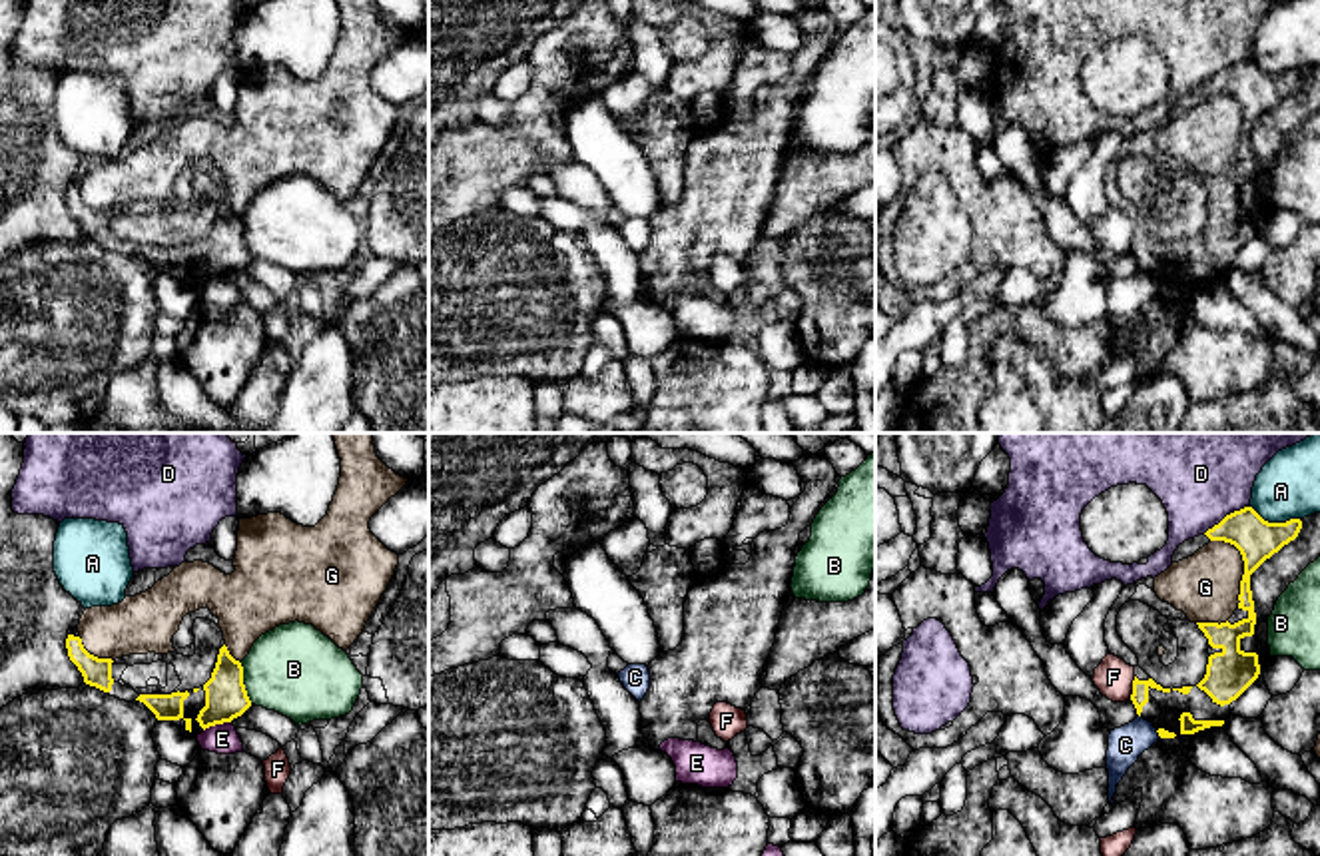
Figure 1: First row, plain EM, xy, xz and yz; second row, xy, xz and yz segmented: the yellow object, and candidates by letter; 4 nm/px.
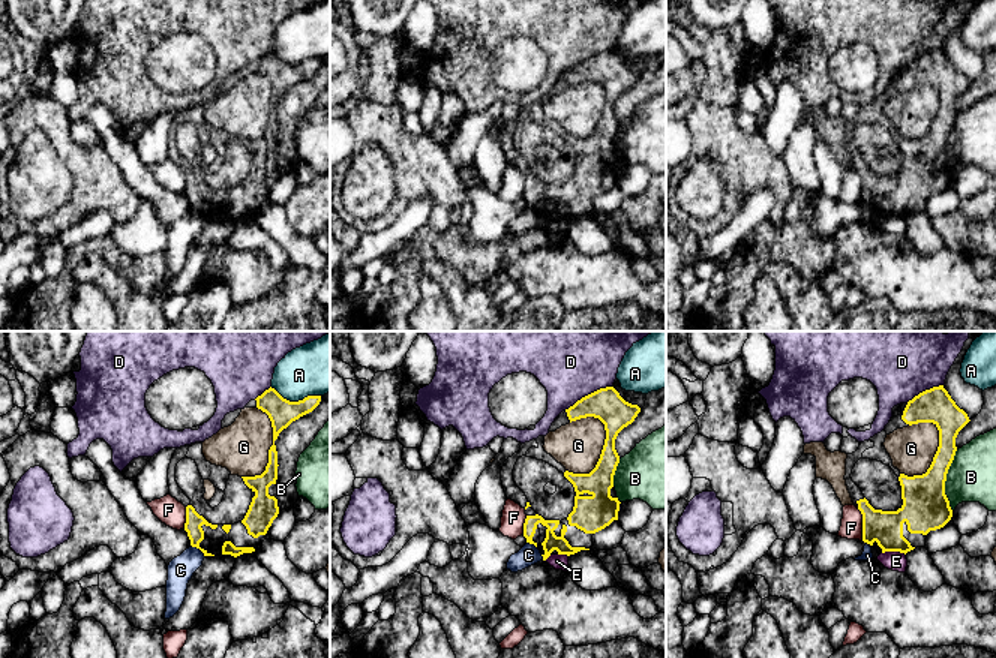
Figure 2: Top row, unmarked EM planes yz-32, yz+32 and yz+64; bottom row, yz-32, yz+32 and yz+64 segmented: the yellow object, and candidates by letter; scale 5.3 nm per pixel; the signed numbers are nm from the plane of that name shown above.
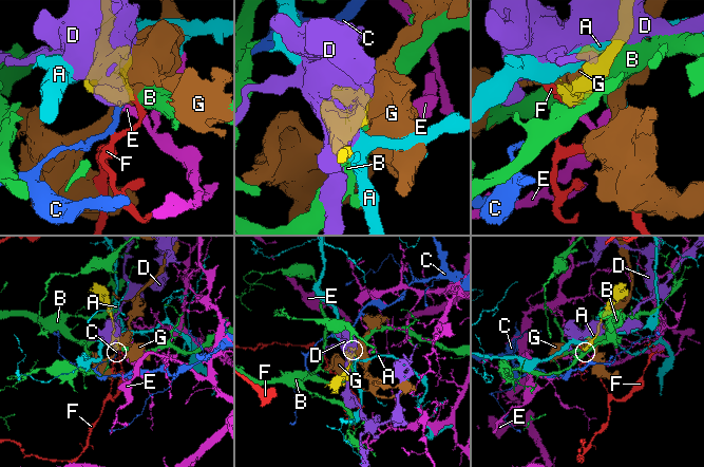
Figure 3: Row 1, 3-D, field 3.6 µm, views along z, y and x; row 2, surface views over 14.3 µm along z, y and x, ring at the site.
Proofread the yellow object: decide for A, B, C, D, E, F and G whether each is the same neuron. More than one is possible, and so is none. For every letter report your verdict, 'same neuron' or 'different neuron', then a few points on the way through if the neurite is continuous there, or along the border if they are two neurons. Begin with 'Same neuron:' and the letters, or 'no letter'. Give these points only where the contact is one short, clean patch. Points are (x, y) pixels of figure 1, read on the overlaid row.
Same neuron: no letter
A: different neuron
B: different neuron
C: different neuron; border along yz (1155, 731), (1161, 737)
D: different neuron
E: different neuron; border along xy (230, 721), (210, 725), (204, 731)
F: different neuron; border along yz (1135, 677), (1129, 699)
G: different neuron

